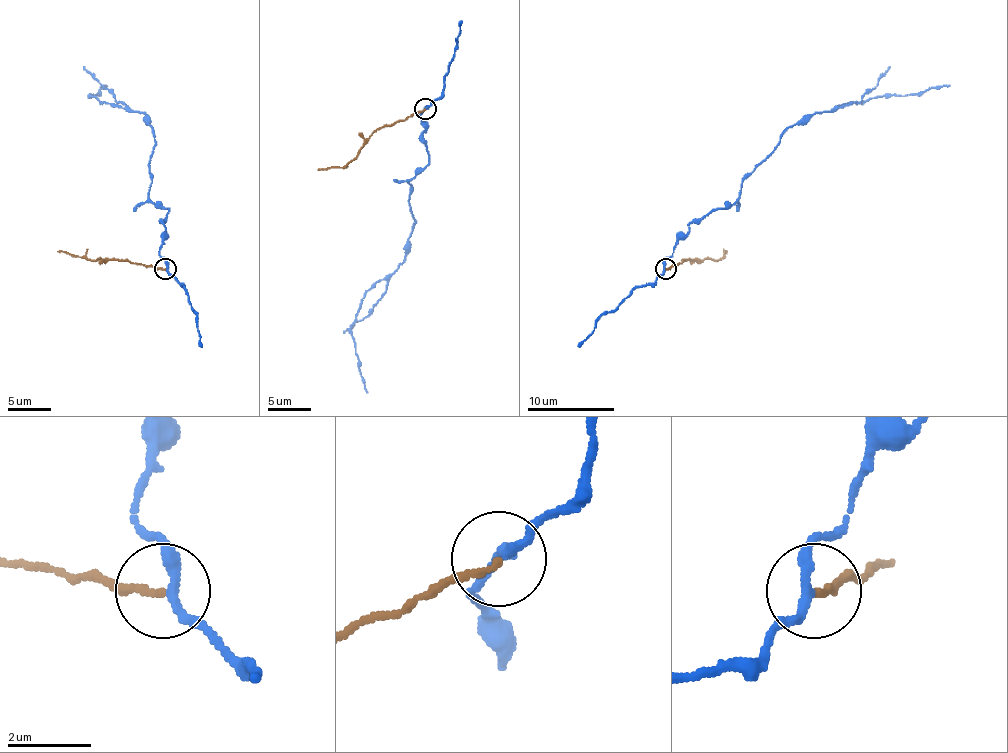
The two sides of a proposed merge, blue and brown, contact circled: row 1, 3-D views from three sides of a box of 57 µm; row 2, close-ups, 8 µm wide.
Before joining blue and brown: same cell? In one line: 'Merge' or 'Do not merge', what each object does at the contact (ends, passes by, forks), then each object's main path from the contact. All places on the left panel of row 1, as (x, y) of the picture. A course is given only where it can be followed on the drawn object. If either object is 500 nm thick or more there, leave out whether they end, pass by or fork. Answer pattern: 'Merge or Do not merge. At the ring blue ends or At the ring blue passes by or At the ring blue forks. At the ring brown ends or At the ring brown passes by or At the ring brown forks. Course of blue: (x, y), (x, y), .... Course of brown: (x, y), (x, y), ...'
Do not merge. At the ring blue passes by. At the ring brown ends. Course of blue: (166, 268), (160, 255), (169, 209), (149, 198), (151, 127), (145, 114), (90, 96), (108, 85). Course of brown: (164, 268), (82, 257), (58, 251)

